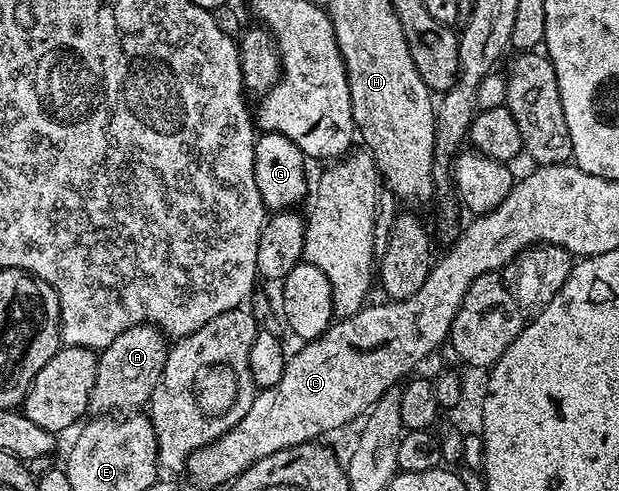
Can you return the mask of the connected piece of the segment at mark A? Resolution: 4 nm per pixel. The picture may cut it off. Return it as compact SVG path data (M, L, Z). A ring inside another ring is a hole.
M134 324L129 330L117 334L108 348L98 353L97 378L93 378L93 394L89 394L90 411L95 414L131 414L142 406L150 405L151 395L163 373L169 351L168 337L153 324Z

